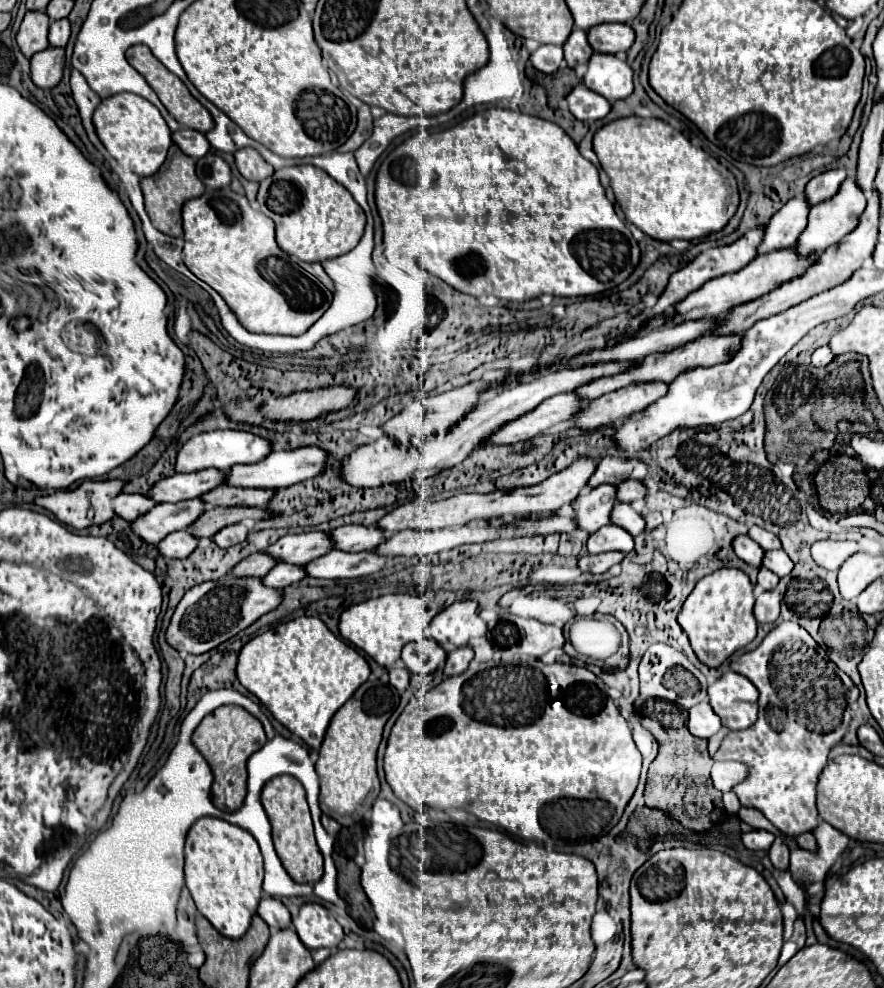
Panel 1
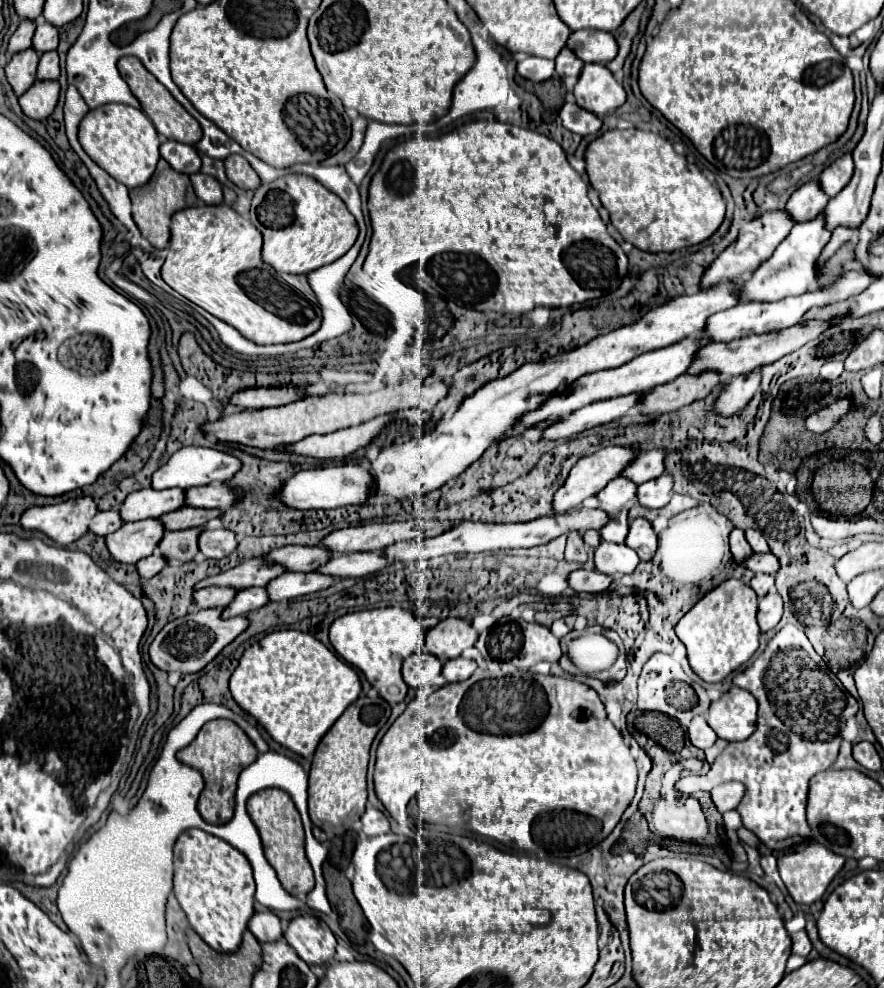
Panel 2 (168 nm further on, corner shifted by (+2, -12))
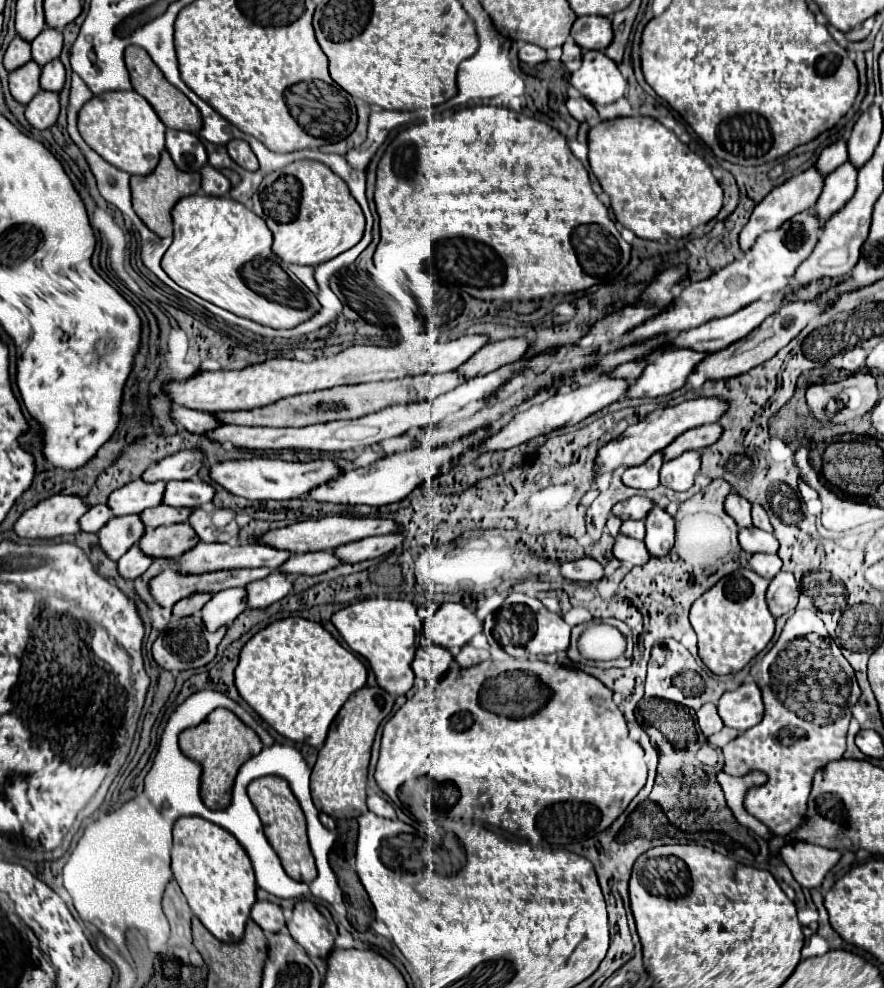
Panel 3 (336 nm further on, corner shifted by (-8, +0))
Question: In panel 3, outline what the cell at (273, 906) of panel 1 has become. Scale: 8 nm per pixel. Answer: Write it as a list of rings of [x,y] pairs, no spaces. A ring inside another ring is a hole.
[[[256,901],[256,905],[252,907],[252,919],[262,927],[264,933],[278,933],[286,927],[280,907],[270,901]]]

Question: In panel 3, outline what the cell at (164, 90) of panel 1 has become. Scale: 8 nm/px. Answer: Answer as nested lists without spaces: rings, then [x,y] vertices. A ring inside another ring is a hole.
[[[130,45],[126,47],[124,51],[124,61],[126,61],[126,67],[128,67],[128,73],[130,73],[130,83],[132,83],[132,89],[142,95],[150,105],[152,109],[156,111],[156,115],[160,117],[160,121],[168,127],[168,129],[182,129],[182,131],[188,131],[188,133],[198,133],[202,129],[202,117],[200,117],[200,111],[188,101],[186,95],[182,95],[182,91],[178,91],[172,83],[168,83],[162,75],[162,71],[156,67],[156,63],[150,59],[150,55],[136,47],[136,45]]]

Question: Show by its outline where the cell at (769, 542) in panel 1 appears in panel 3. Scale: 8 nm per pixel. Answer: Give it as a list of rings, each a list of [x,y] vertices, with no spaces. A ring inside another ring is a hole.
[[[758,503],[752,505],[752,525],[758,527],[758,529],[764,529],[764,531],[770,531],[772,533],[772,525],[768,521],[768,515],[766,515],[764,507],[758,505]]]

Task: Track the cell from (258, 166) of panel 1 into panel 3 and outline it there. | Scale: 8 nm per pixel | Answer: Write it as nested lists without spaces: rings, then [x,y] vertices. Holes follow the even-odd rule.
[[[232,139],[232,141],[226,145],[226,149],[228,149],[228,155],[230,155],[240,167],[244,167],[244,169],[248,169],[248,171],[256,171],[256,169],[258,169],[258,159],[256,159],[256,155],[250,151],[250,145],[248,145],[246,141],[242,141],[242,139]]]

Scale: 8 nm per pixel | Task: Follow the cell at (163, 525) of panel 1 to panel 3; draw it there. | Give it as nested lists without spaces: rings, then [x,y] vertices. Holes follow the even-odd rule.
[[[138,515],[114,517],[98,531],[98,545],[108,555],[108,559],[118,561],[134,543],[140,541],[144,533]]]

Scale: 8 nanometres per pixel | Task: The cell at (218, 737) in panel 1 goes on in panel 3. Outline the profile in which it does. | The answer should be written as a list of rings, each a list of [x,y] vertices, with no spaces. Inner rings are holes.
[[[214,709],[200,725],[184,729],[178,737],[178,743],[182,753],[202,767],[200,797],[208,809],[226,809],[230,805],[232,785],[240,765],[262,751],[260,737],[228,709]]]

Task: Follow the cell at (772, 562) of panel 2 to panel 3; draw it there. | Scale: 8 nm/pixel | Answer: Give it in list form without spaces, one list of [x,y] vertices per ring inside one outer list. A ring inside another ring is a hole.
[[[742,527],[738,531],[738,543],[746,551],[746,555],[754,553],[776,553],[778,541],[772,533],[756,529],[756,527]]]

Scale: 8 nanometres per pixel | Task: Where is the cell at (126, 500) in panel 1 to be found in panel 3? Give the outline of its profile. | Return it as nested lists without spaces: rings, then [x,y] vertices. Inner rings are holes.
[[[96,505],[96,507],[88,509],[88,511],[82,515],[82,519],[80,519],[80,529],[82,529],[84,533],[98,533],[110,517],[112,517],[112,511],[110,511],[108,505]]]

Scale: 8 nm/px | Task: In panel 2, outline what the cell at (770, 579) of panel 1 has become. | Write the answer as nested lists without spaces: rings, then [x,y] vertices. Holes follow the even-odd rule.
[[[754,575],[754,579],[750,581],[750,587],[756,591],[758,597],[764,597],[774,587],[774,577],[772,575]]]

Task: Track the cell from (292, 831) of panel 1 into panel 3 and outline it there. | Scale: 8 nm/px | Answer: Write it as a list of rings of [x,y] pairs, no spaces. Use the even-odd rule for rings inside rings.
[[[258,777],[248,785],[248,797],[262,819],[266,839],[272,845],[272,849],[278,853],[284,871],[296,881],[310,883],[316,877],[316,865],[314,865],[312,851],[308,847],[306,819],[298,805],[298,799],[288,787],[288,781],[284,781],[282,777]]]

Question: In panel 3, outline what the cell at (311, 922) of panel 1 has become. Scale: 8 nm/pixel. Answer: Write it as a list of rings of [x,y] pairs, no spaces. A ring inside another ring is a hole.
[[[300,901],[294,907],[294,915],[288,921],[292,939],[308,953],[308,957],[328,957],[338,935],[336,925],[326,919],[312,901]]]

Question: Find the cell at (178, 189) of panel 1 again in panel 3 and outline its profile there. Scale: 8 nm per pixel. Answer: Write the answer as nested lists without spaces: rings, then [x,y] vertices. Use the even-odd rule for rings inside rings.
[[[162,151],[158,167],[146,177],[134,175],[130,179],[130,189],[132,189],[132,207],[134,207],[136,215],[144,221],[144,225],[150,227],[158,237],[170,237],[172,235],[170,211],[178,199],[200,191],[200,175],[198,173],[184,173],[184,171],[176,169],[168,151]]]

